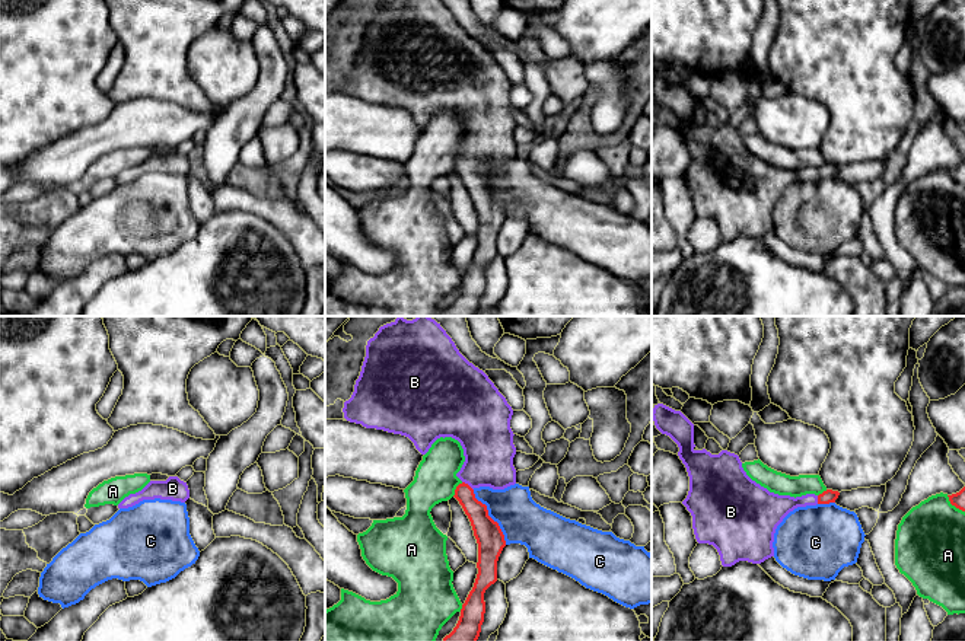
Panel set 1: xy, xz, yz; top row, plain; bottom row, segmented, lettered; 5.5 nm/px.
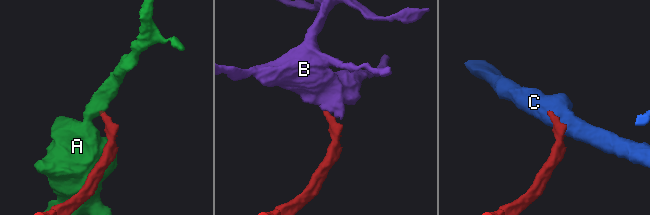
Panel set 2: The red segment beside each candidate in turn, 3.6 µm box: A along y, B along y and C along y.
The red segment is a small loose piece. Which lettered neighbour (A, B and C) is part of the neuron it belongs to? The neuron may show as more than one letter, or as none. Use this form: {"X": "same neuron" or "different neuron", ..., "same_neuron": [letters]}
{"A": "different neuron", "B": "same neuron", "C": "different neuron", "same_neuron": ["B"]}

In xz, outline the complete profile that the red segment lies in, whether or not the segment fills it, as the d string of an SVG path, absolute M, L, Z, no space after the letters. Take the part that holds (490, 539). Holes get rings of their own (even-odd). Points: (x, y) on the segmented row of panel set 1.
M398 316L367 341L360 376L343 412L350 422L408 437L421 455L440 437L461 443L465 462L456 473L462 482L453 497L468 516L478 543L478 574L456 626L443 641L477 641L485 613L484 593L497 581L497 561L506 540L499 523L488 516L487 506L475 498L474 489L504 489L516 484L512 406L488 376L459 353L440 323L430 316L413 320Z

